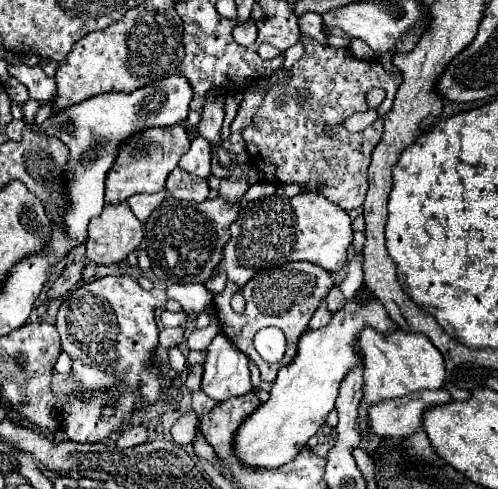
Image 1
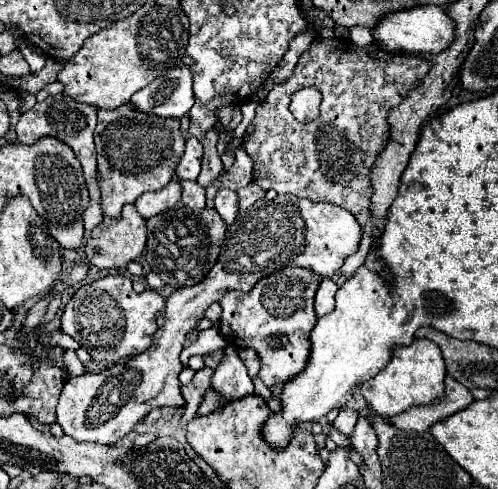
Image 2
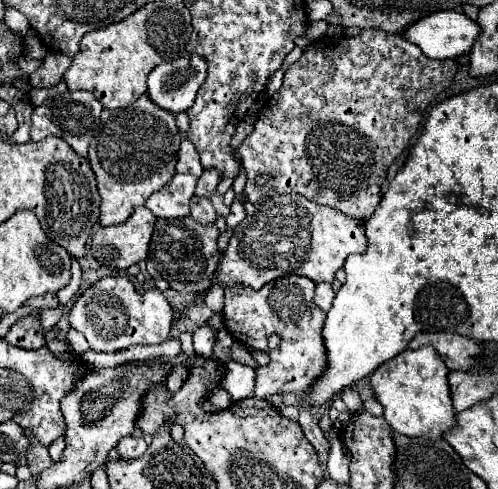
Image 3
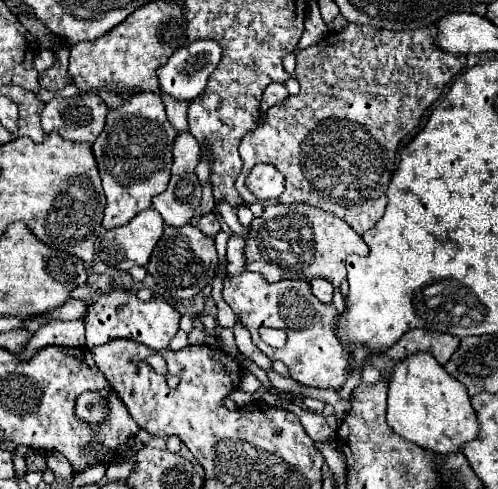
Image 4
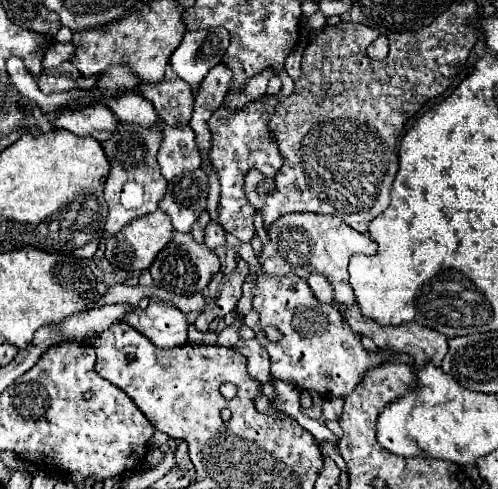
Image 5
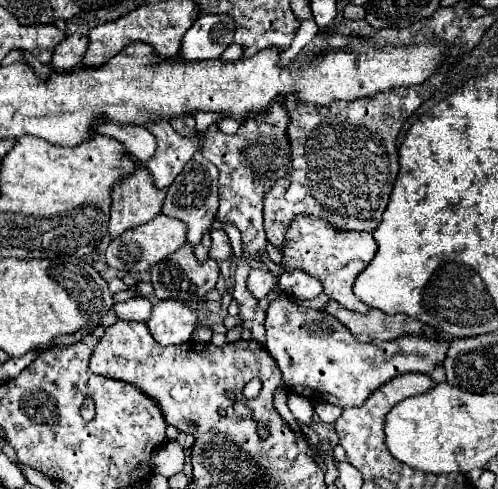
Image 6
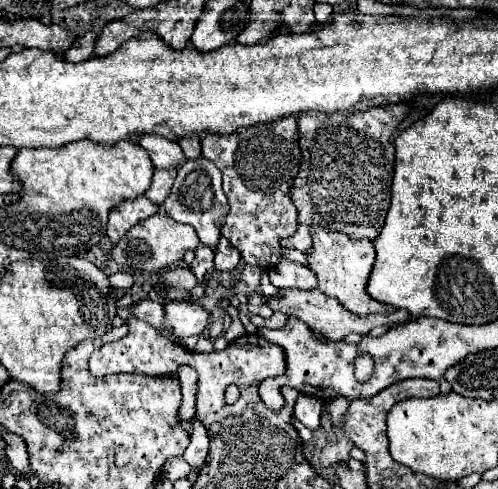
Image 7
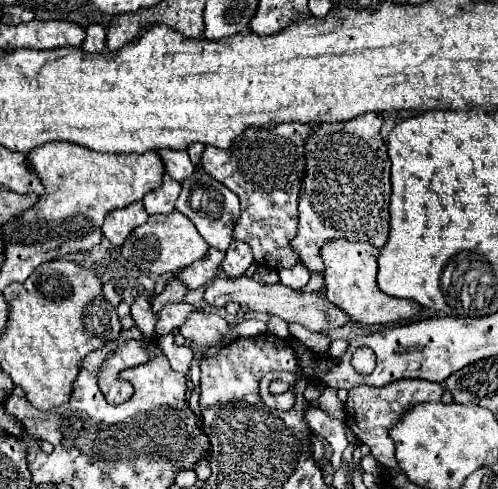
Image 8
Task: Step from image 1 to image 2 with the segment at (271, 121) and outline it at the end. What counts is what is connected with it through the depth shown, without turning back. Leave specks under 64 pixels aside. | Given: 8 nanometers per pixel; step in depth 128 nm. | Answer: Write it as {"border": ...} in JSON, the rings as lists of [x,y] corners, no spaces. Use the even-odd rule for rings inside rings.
{"border":[[[314,38],[310,48],[298,58],[294,74],[268,92],[266,100],[258,106],[254,120],[246,128],[242,148],[254,162],[254,184],[264,190],[274,188],[278,194],[294,194],[312,202],[332,202],[350,210],[354,216],[368,210],[372,198],[372,168],[390,138],[388,114],[402,104],[408,92],[418,86],[430,68],[432,64],[416,54],[392,54],[376,46],[376,42],[356,46],[348,38]],[[306,86],[314,86],[322,94],[320,116],[308,124],[298,122],[292,112],[288,112],[288,90],[302,90]]]}

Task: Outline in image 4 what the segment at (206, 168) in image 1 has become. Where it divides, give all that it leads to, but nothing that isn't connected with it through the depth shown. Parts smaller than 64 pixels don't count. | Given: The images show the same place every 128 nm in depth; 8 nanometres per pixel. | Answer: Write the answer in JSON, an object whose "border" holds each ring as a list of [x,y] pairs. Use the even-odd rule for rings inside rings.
{"border":[[[180,132],[174,140],[174,162],[172,162],[172,174],[184,174],[194,172],[198,160],[200,160],[200,146],[198,140],[190,132]]]}

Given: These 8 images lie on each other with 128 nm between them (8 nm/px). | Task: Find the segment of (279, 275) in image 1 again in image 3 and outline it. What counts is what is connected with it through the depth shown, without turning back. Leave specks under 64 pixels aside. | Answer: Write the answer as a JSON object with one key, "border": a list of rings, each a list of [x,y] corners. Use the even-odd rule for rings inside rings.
{"border":[[[292,274],[268,282],[260,290],[252,290],[244,284],[224,288],[224,318],[228,332],[242,344],[264,350],[270,356],[270,364],[255,371],[256,397],[267,399],[276,392],[308,390],[328,368],[328,352],[322,338],[326,312],[314,304],[314,286],[316,284],[312,280]],[[274,332],[282,336],[282,344],[276,350],[270,350],[266,336]]]}

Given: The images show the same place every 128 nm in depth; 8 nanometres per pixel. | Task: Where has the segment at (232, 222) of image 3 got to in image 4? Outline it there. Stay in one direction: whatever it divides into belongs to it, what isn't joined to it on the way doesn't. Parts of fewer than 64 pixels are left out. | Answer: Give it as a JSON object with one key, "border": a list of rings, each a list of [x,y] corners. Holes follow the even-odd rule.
{"border":[[[232,234],[232,238],[228,240],[228,254],[226,254],[226,260],[228,260],[228,276],[238,276],[246,270],[246,256],[244,256],[244,240],[236,234]]]}

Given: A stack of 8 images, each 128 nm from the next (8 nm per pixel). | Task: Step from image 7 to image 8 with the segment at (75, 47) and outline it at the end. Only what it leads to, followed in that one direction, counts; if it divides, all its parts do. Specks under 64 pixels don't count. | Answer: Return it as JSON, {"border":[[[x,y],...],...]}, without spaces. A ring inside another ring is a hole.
{"border":[[[102,24],[88,26],[82,50],[86,50],[86,52],[102,52],[104,48],[106,48],[106,28]]]}

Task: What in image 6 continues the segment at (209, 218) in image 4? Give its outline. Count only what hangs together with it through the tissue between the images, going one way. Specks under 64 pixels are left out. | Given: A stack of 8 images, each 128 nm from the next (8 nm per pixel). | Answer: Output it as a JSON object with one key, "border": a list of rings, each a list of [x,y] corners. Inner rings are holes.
{"border":[[[216,228],[212,230],[212,248],[210,248],[210,258],[222,262],[222,260],[228,260],[232,258],[232,244],[226,236],[226,232],[222,228]]]}

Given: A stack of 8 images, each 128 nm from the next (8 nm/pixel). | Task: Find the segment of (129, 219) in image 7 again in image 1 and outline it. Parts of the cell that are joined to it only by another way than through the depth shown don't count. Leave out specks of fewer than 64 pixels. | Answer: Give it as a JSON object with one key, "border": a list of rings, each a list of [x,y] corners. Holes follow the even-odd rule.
{"border":[[[156,126],[146,128],[140,132],[134,132],[130,138],[126,138],[120,148],[118,156],[112,164],[112,168],[106,174],[106,204],[120,204],[126,202],[134,194],[154,194],[164,190],[168,174],[178,166],[178,160],[188,152],[190,138],[184,126]]]}

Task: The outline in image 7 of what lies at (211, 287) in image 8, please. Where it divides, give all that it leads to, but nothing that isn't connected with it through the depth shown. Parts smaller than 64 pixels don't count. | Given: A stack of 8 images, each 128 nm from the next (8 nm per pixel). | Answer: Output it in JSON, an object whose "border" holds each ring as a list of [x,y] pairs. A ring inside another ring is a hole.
{"border":[[[282,288],[278,290],[278,296],[266,296],[268,306],[274,312],[284,312],[286,316],[294,316],[298,320],[302,320],[304,324],[308,324],[316,334],[326,336],[330,342],[338,342],[344,336],[358,332],[358,334],[368,334],[372,328],[376,326],[396,326],[400,322],[406,322],[410,318],[408,312],[404,310],[396,310],[392,314],[370,314],[370,316],[356,316],[352,312],[348,312],[344,306],[340,306],[340,302],[336,298],[324,296],[320,290],[298,290],[298,288]]]}

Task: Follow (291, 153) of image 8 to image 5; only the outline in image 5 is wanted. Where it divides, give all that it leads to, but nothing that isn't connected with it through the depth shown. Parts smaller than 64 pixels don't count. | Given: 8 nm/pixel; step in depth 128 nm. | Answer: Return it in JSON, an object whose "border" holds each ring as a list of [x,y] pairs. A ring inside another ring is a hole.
{"border":[[[280,92],[278,96],[266,98],[266,100],[264,98],[256,100],[248,106],[244,106],[238,114],[230,114],[224,106],[220,106],[218,112],[214,112],[212,118],[208,120],[208,126],[212,132],[212,148],[208,152],[208,158],[210,158],[210,166],[214,168],[214,172],[218,174],[218,180],[220,180],[220,224],[226,232],[234,234],[240,242],[250,244],[250,240],[256,236],[256,228],[254,228],[256,208],[248,202],[246,192],[244,192],[246,174],[252,168],[256,168],[264,176],[272,178],[284,164],[278,144],[268,128],[274,108],[284,96],[286,94]]]}

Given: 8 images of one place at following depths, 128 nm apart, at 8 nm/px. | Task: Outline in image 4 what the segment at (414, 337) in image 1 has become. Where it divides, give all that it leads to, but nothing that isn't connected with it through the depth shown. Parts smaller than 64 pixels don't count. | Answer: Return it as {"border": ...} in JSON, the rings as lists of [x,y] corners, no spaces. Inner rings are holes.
{"border":[[[428,352],[412,354],[394,366],[388,388],[386,422],[400,438],[436,454],[462,452],[462,446],[480,434],[478,414],[472,408],[464,384],[448,376]]]}

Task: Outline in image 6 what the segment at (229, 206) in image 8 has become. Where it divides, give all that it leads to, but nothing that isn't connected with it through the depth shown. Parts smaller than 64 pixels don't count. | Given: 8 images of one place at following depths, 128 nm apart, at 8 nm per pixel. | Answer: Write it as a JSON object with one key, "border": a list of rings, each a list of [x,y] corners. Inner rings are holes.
{"border":[[[198,150],[186,162],[184,170],[176,176],[176,180],[170,184],[162,212],[172,216],[172,218],[182,220],[184,224],[188,224],[186,238],[188,238],[190,246],[196,246],[196,244],[200,244],[202,236],[212,230],[212,224],[214,224],[216,214],[218,214],[218,204],[220,204],[220,198],[218,198],[218,168],[210,160],[206,160],[202,156],[202,152]]]}

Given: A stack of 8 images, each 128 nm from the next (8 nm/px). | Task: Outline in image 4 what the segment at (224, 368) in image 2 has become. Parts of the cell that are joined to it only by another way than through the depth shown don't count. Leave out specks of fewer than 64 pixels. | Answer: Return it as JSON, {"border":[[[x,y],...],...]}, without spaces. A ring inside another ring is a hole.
{"border":[[[246,372],[246,374],[242,376],[240,388],[242,388],[244,392],[256,392],[260,386],[262,386],[262,384],[260,384],[260,380],[258,380],[258,378],[256,378],[252,372]]]}

